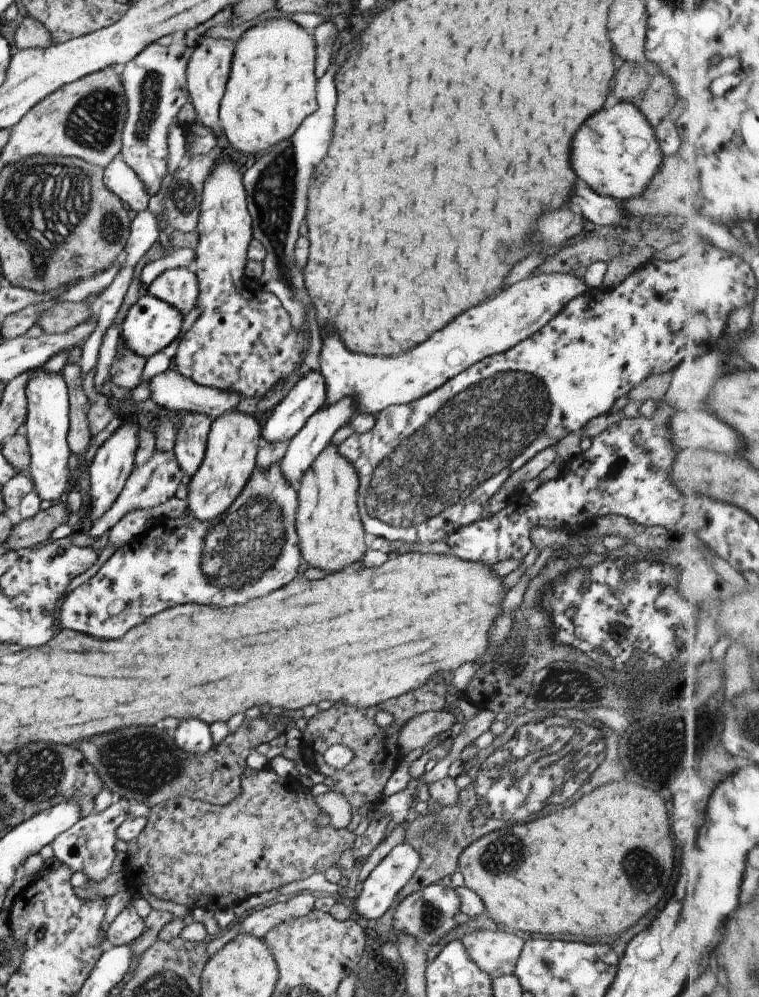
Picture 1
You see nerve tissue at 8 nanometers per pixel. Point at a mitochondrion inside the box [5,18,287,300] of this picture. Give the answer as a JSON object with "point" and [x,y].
{"point":[92,123]}

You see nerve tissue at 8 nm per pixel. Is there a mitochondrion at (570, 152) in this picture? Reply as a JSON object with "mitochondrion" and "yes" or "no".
{"mitochondrion":"no"}

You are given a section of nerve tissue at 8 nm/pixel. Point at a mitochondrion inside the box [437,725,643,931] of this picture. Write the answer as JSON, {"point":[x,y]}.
{"point":[506,853]}

